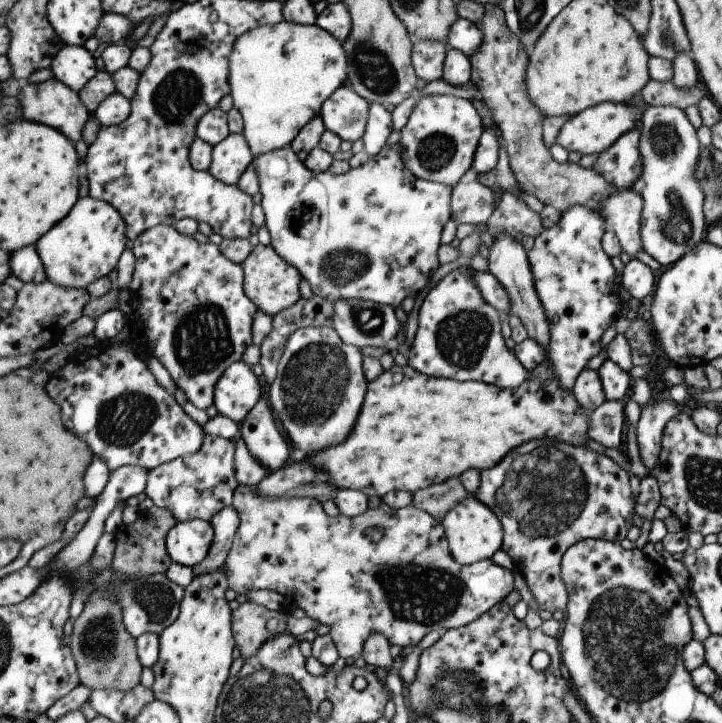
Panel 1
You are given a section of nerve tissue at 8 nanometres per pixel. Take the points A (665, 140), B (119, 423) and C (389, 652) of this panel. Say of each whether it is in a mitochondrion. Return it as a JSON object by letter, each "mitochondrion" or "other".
{"A":"mitochondrion","B":"mitochondrion","C":"other"}

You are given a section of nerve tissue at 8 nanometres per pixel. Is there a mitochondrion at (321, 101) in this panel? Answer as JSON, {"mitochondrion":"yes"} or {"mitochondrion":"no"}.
{"mitochondrion":"no"}

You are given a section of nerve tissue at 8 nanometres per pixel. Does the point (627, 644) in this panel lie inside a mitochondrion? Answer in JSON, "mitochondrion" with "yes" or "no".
{"mitochondrion":"yes"}

